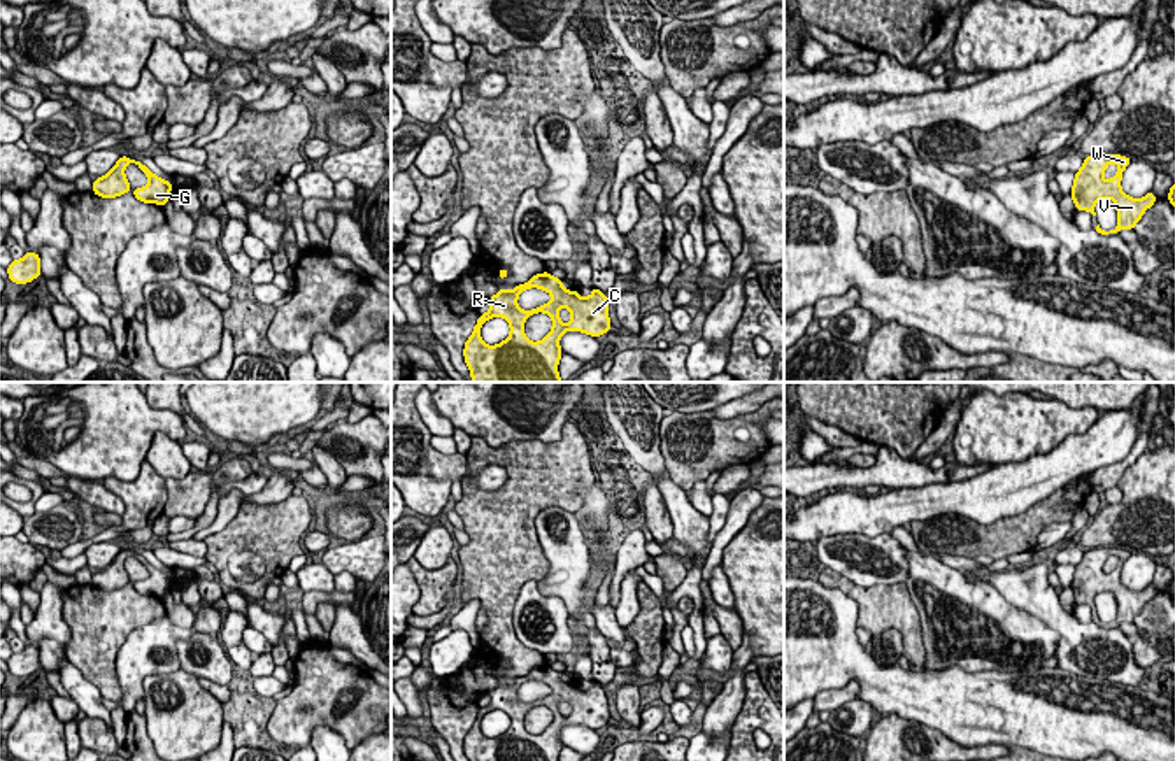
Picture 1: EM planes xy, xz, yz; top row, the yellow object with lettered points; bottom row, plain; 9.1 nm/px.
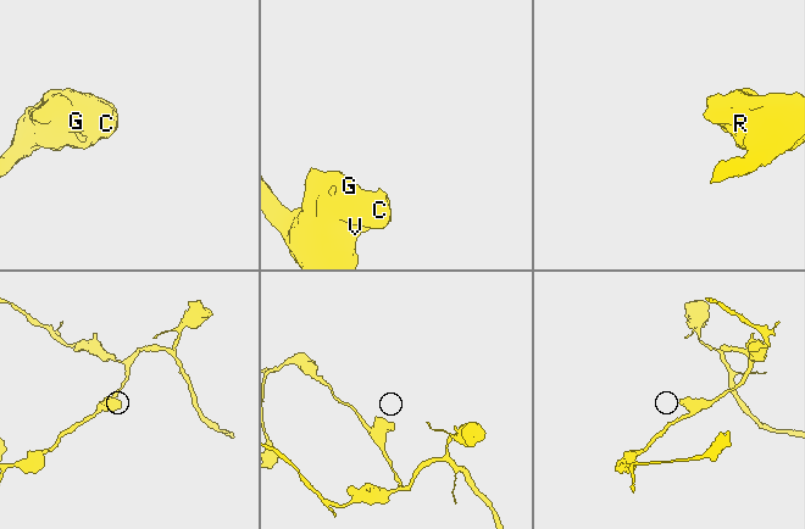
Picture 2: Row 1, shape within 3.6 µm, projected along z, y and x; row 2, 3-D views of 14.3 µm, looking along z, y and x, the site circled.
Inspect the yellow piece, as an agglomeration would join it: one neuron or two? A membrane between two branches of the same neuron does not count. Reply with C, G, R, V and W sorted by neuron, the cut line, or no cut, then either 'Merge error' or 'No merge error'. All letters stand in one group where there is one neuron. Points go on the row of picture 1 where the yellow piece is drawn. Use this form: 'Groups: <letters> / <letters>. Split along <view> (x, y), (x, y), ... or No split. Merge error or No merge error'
Groups: C G R V W. No split. No merge error

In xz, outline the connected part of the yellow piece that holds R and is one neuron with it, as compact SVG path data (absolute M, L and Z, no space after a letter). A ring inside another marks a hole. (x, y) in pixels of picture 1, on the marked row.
M549 272L533 275L512 291L500 288L488 302L491 309L479 316L463 349L472 382L563 382L558 373L563 354L559 337L565 331L600 337L612 330L605 293L593 288L593 293L582 298L577 289L565 289L563 281ZM530 288L547 291L552 300L523 310L517 296ZM538 312L545 312L552 319L552 330L540 342L531 342L524 335L524 321ZM491 317L503 317L510 324L510 335L496 345L488 345L481 338L481 326Z

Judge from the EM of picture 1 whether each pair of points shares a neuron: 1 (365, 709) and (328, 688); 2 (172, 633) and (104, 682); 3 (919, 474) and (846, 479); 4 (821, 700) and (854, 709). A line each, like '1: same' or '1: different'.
1: same
2: different
3: same
4: different

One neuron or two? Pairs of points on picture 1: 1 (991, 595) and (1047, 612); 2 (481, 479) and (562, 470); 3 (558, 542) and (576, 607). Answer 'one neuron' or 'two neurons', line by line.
1: two neurons
2: two neurons
3: one neuron

